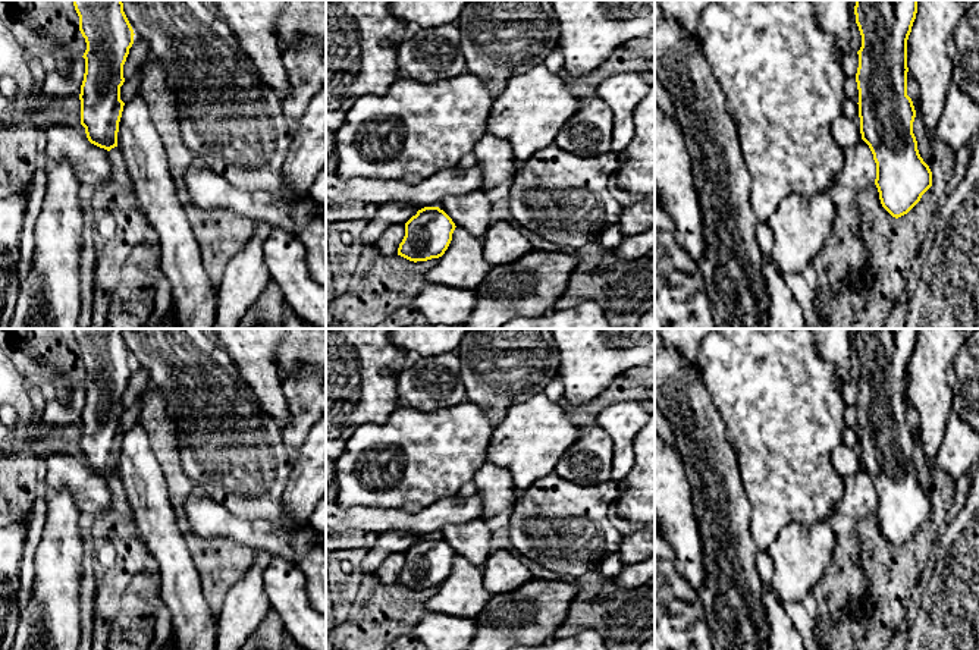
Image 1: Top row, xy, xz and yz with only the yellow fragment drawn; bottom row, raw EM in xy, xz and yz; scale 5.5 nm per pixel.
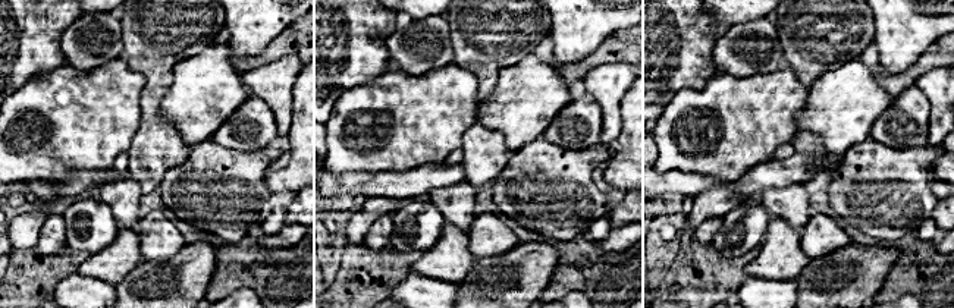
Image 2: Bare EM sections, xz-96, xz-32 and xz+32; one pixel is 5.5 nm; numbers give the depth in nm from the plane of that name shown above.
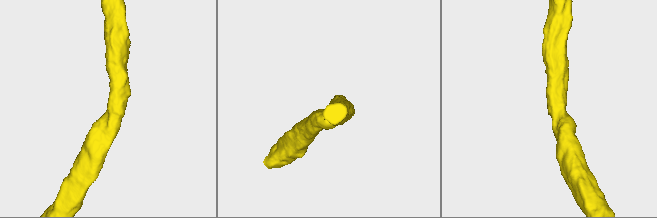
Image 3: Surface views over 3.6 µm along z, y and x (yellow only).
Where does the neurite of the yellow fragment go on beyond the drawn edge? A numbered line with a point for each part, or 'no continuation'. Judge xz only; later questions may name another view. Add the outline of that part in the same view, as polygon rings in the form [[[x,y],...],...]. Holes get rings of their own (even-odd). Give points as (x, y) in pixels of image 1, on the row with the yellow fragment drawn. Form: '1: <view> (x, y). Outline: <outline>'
no continuation

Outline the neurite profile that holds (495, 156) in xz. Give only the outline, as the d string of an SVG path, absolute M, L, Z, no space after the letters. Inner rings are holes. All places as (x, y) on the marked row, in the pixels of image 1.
M484 134L476 142L474 153L481 170L484 192L512 180L521 164L514 156L511 144L492 134Z

